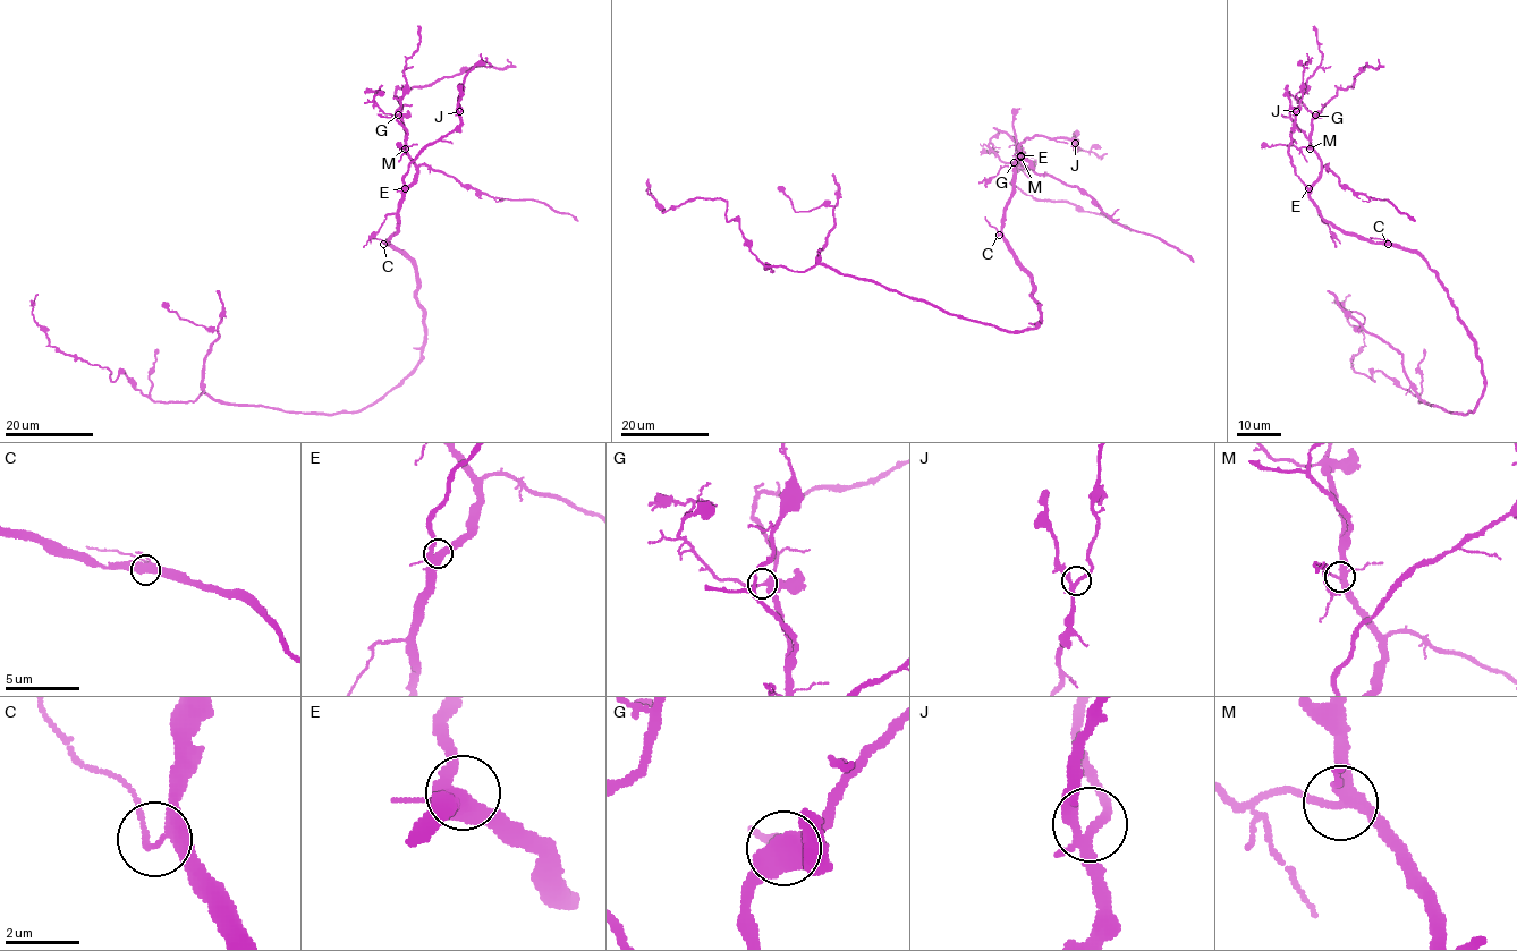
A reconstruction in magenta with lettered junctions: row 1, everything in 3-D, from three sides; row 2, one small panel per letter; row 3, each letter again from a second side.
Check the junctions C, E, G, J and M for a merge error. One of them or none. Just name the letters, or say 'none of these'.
none of these

